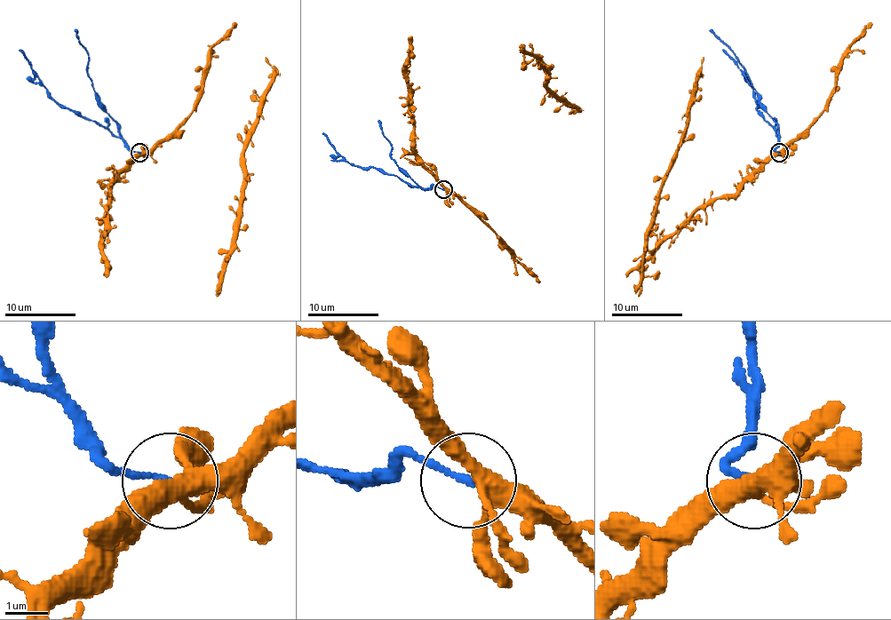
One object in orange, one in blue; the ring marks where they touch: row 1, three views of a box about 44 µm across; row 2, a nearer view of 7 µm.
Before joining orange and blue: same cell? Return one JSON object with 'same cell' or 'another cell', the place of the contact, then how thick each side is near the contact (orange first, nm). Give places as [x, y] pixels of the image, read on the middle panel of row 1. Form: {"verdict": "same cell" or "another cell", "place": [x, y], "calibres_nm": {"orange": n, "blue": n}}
{"verdict": "another cell", "place": [443, 189], "calibres_nm": {"orange": 360, "blue": 140}}

